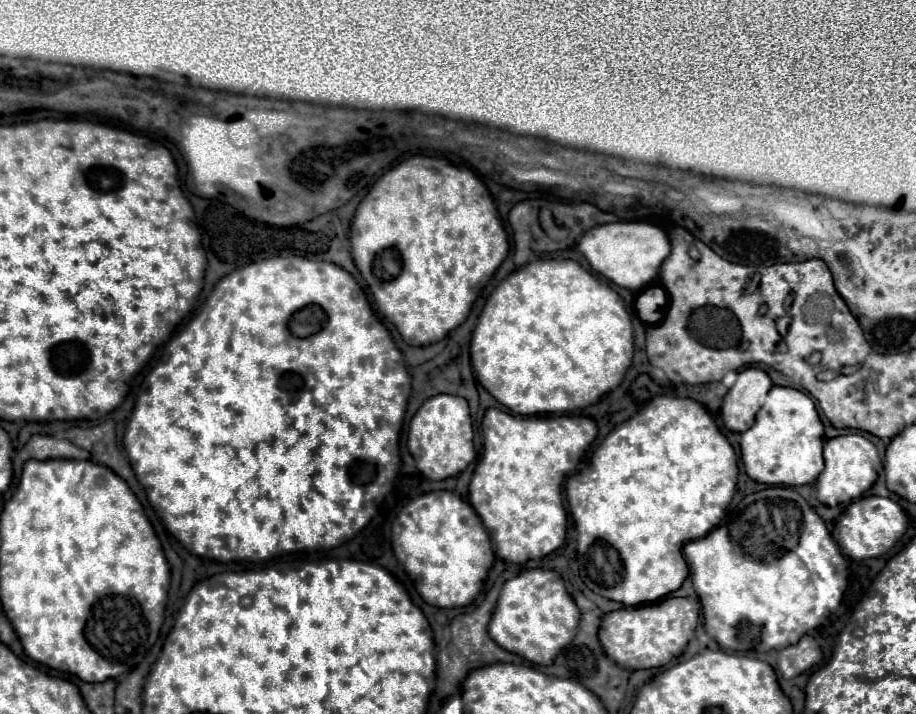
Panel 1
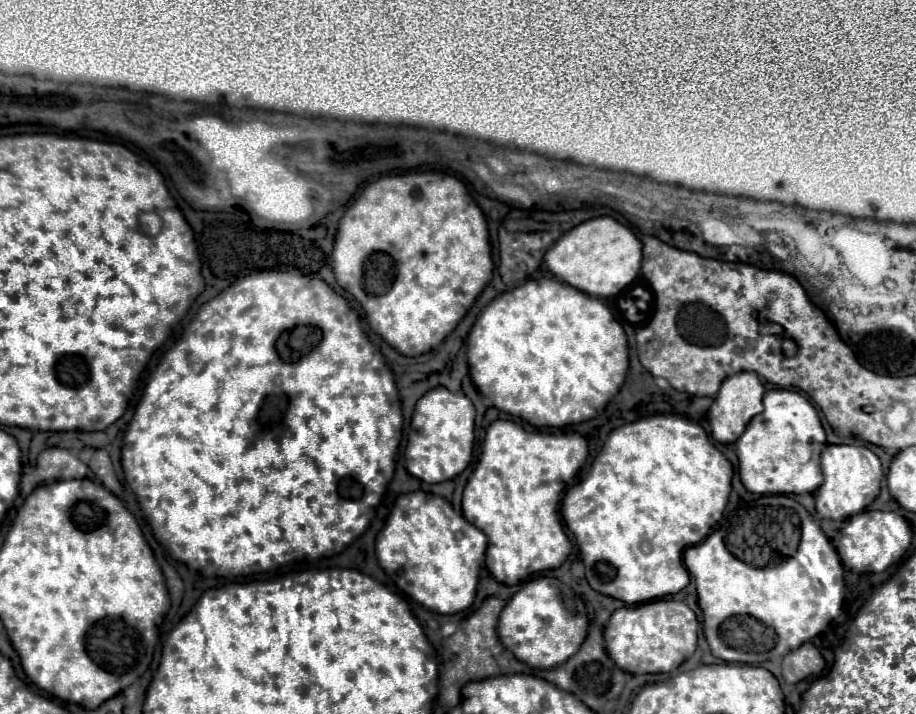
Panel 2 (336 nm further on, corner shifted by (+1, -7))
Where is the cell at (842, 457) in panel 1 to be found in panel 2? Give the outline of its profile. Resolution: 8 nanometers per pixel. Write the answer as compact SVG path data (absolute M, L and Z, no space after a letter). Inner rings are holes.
M826 445L826 449L822 451L822 473L824 483L814 493L814 499L816 499L816 511L824 519L846 519L864 511L878 497L881 481L885 478L880 459L864 445Z

